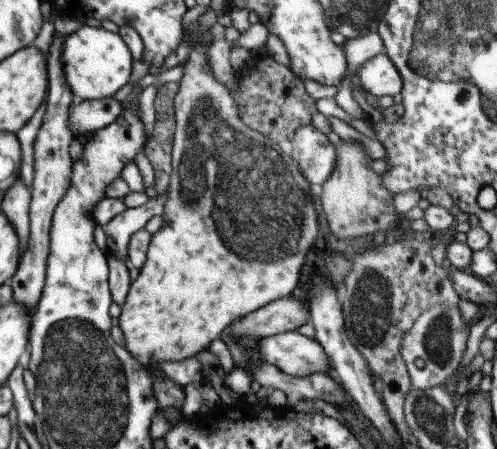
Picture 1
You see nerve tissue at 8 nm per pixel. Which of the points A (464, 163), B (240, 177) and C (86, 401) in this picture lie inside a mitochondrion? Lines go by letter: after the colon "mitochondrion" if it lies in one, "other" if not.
A: other
B: mitochondrion
C: mitochondrion

